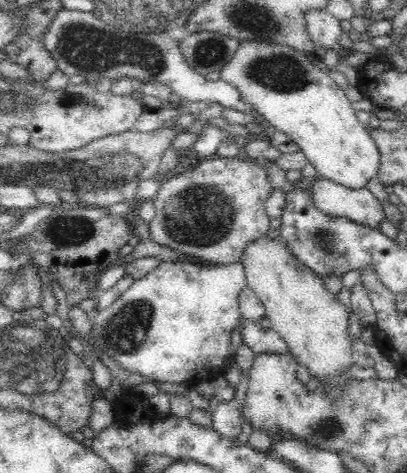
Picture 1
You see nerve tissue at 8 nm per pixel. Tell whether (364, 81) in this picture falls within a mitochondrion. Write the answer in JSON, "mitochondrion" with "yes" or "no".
{"mitochondrion":"no"}

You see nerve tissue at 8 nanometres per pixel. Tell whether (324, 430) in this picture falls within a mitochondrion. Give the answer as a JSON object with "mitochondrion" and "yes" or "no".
{"mitochondrion":"yes"}

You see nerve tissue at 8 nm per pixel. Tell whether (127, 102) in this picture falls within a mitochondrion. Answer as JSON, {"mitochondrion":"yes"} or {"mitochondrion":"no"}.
{"mitochondrion":"no"}

